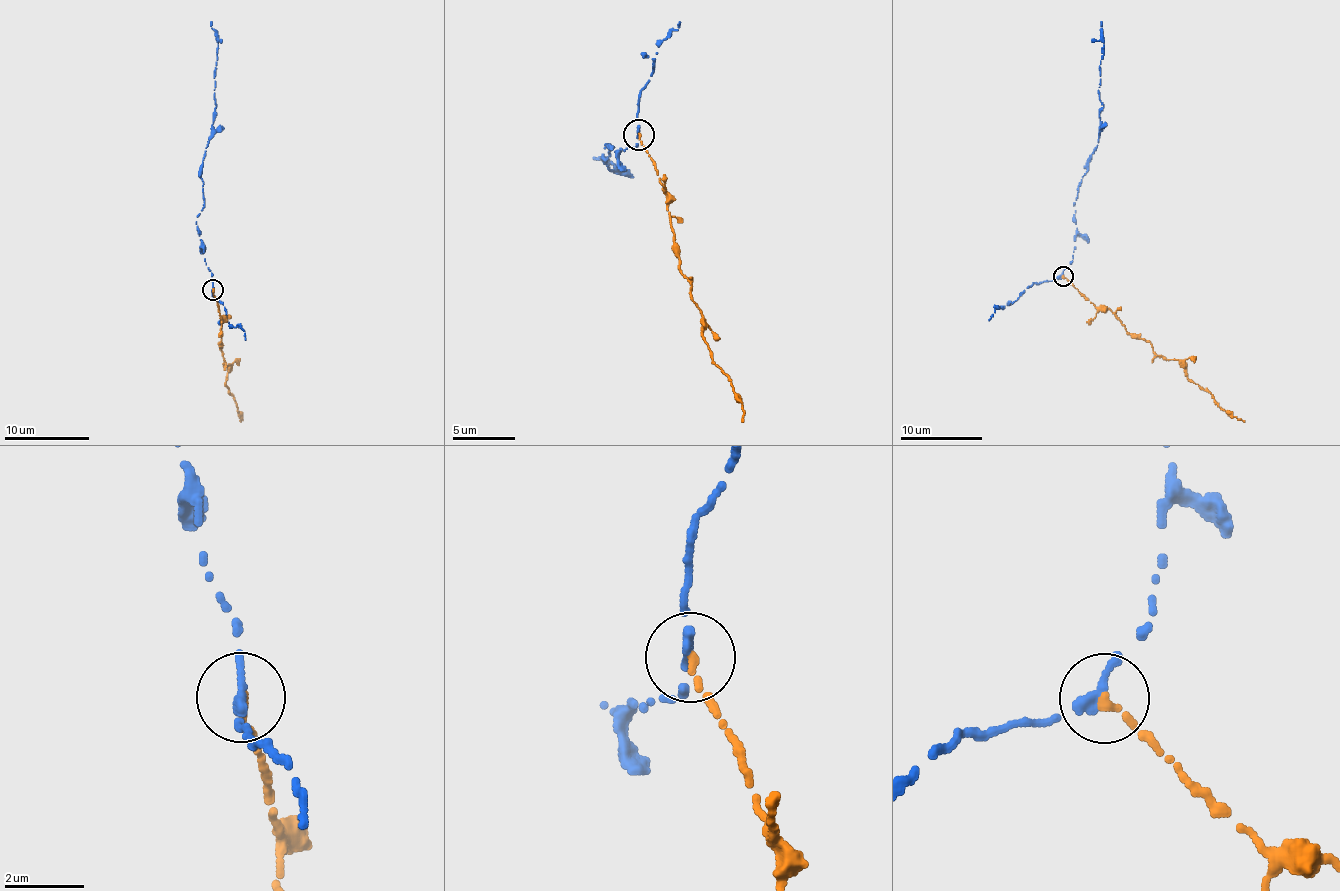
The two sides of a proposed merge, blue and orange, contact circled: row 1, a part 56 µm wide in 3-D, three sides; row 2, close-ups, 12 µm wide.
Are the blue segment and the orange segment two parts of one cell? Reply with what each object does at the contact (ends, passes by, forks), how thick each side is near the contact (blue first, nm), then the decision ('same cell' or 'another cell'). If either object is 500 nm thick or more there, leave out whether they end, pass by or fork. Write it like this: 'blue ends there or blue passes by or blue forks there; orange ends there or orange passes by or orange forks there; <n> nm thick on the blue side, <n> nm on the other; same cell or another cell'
blue ends there; orange ends there; 320 nm thick on the blue side, 240 nm on the other; another cell

